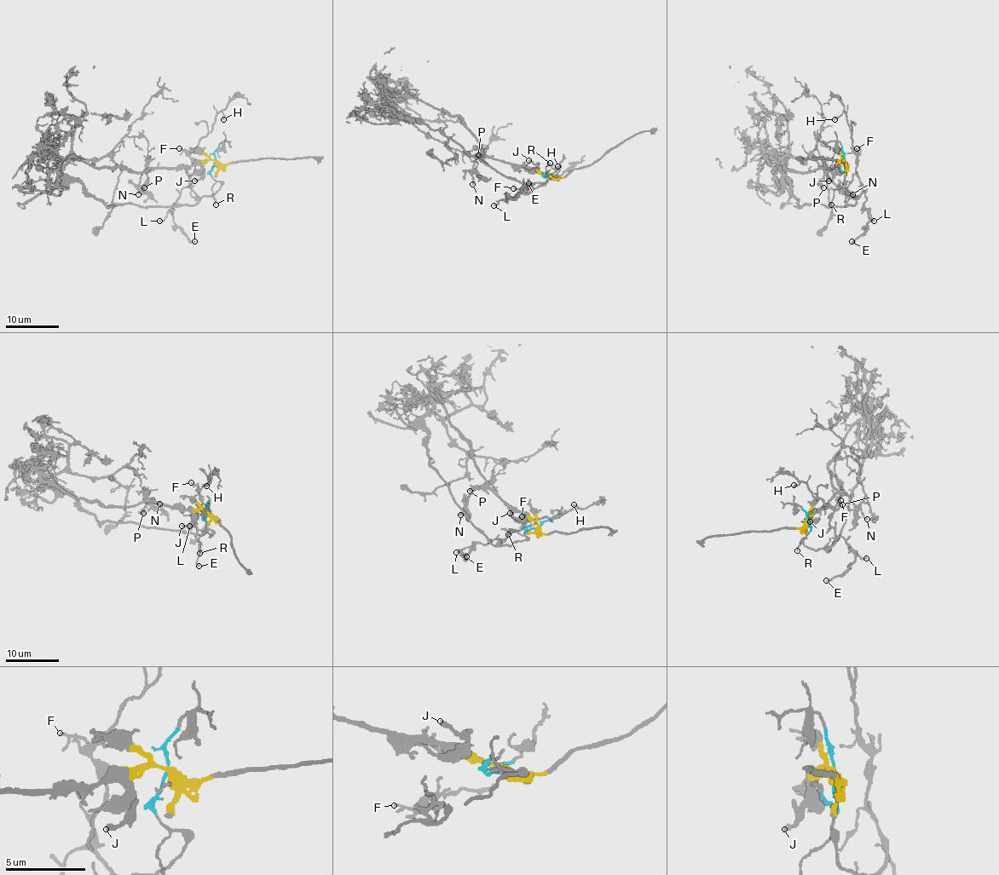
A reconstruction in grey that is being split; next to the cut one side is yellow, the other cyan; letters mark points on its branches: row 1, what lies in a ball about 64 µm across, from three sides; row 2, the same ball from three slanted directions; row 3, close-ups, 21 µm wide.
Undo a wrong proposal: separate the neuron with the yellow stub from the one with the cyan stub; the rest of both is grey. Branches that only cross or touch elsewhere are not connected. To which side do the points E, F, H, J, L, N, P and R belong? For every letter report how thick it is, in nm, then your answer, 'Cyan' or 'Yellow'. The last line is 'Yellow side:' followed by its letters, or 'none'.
E: Thickness 170 nm. Cyan
F: Thickness 100 nm. Cyan
H: Thickness 150 nm. Cyan
J: Thickness 280 nm. Yellow
L: Thickness 140 nm. Cyan
N: Thickness 150 nm. Yellow
P: Thickness 200 nm. Yellow
R: Thickness 120 nm. Cyan
Yellow side: J, N, P

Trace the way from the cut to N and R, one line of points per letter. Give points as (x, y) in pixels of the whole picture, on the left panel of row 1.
N: (215, 161), (204, 159), (194, 165), (147, 169), (140, 178), (138, 194)
R: (215, 161), (210, 175), (216, 182), (212, 187), (216, 204)

